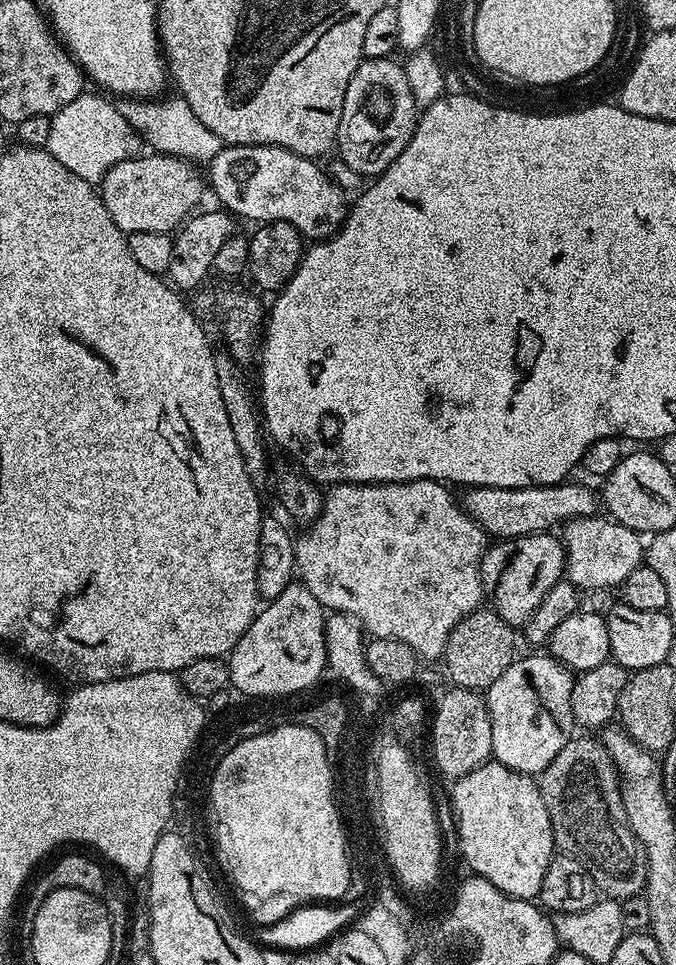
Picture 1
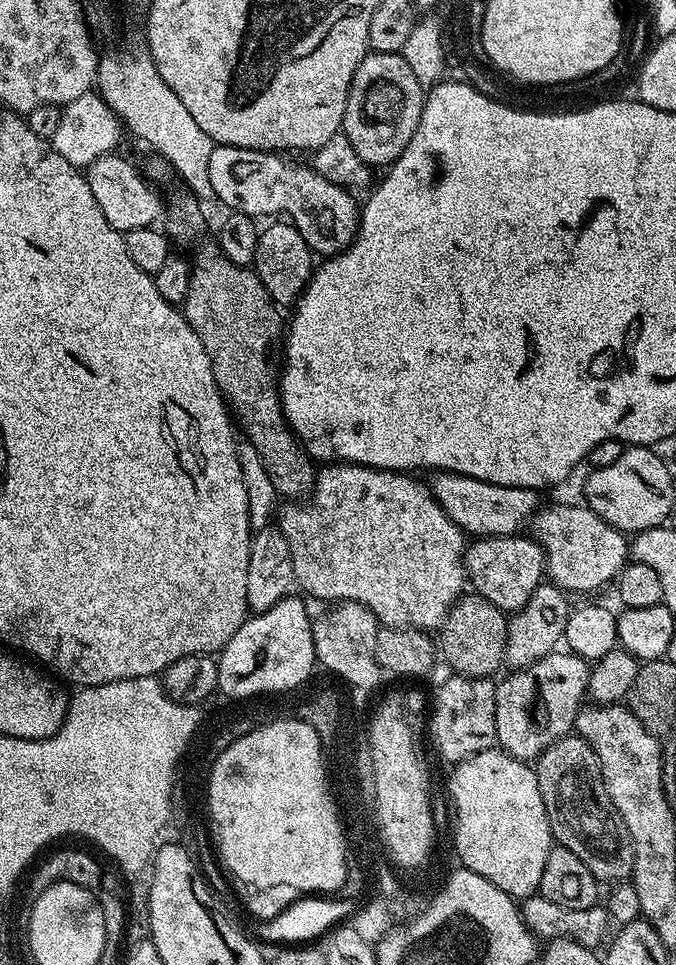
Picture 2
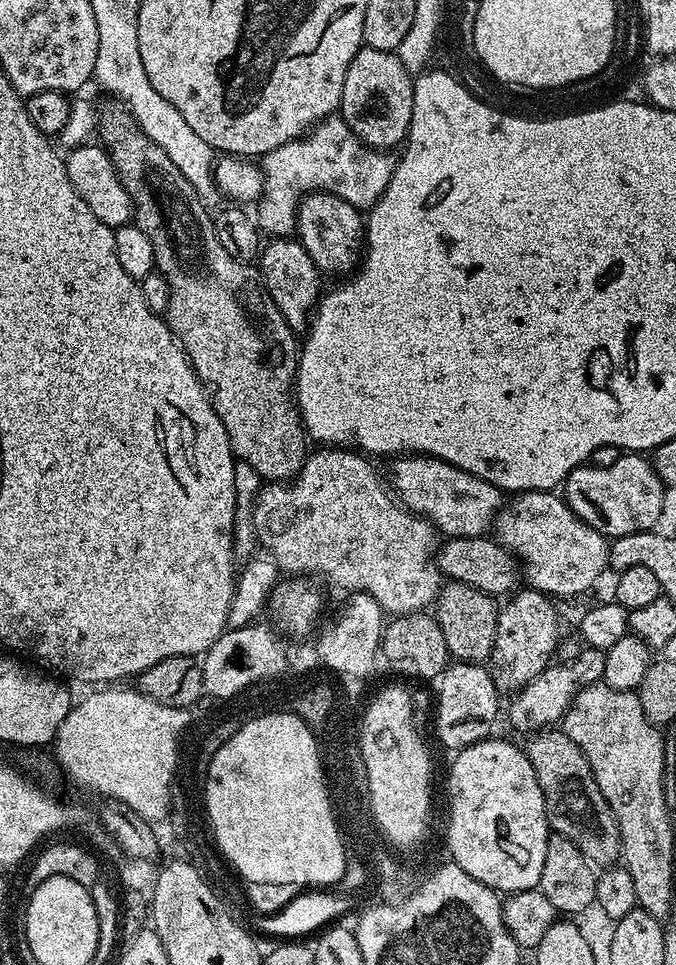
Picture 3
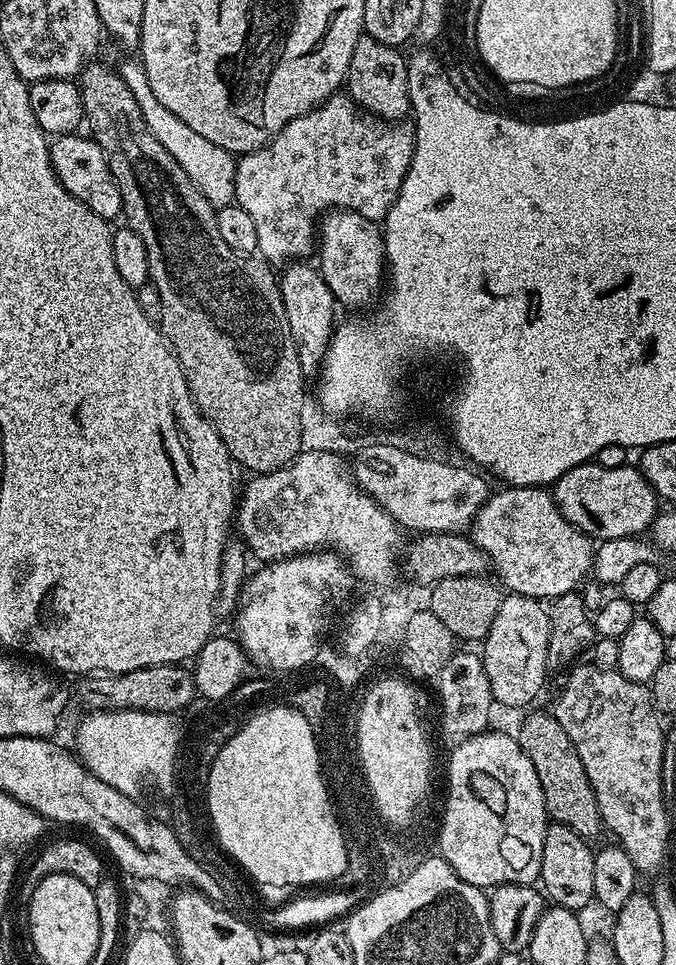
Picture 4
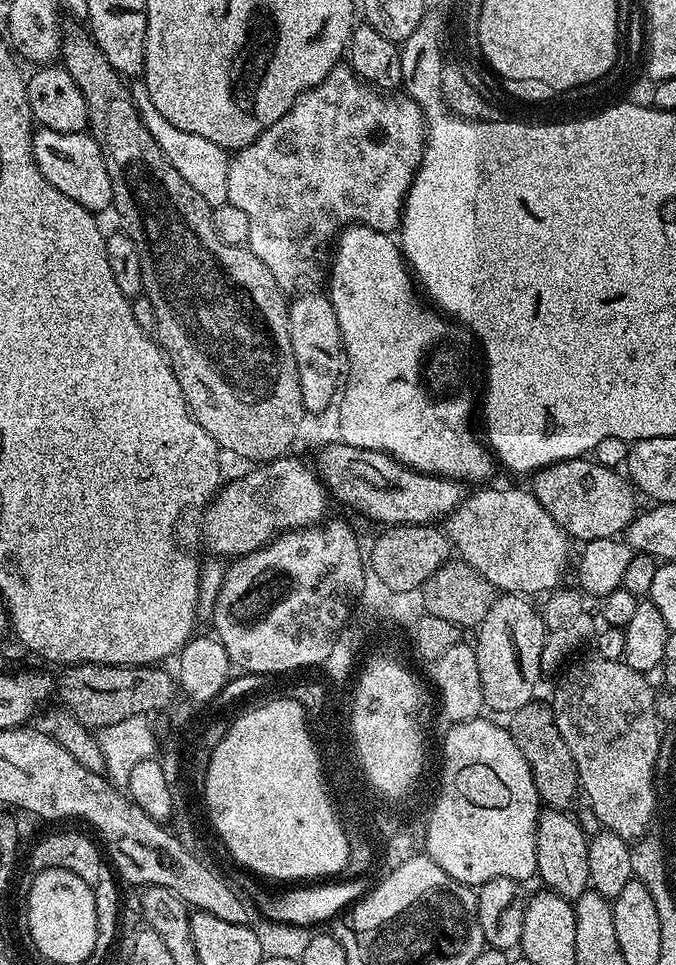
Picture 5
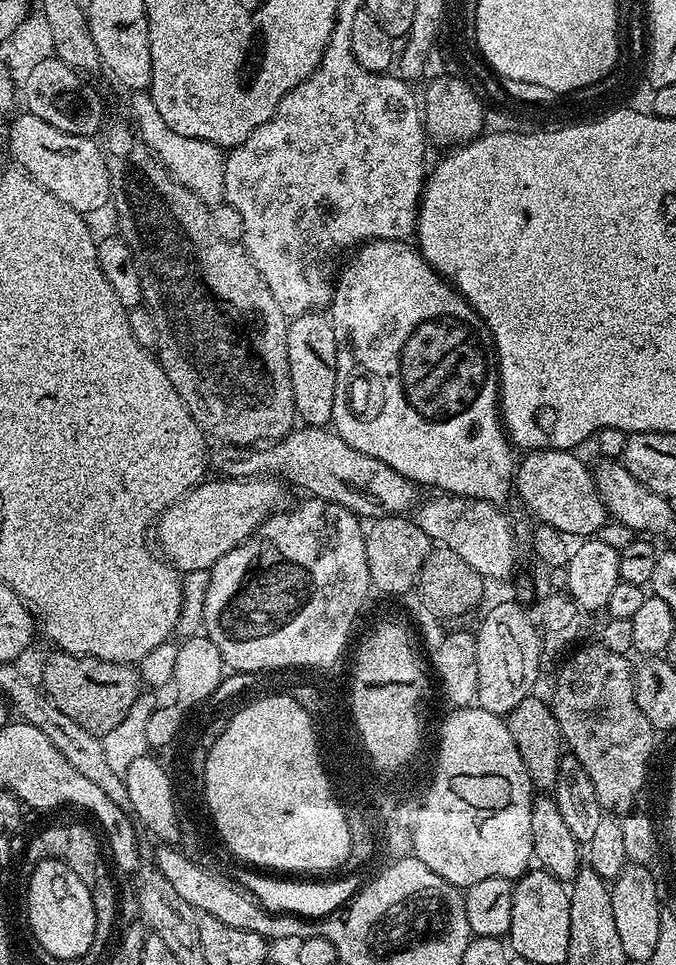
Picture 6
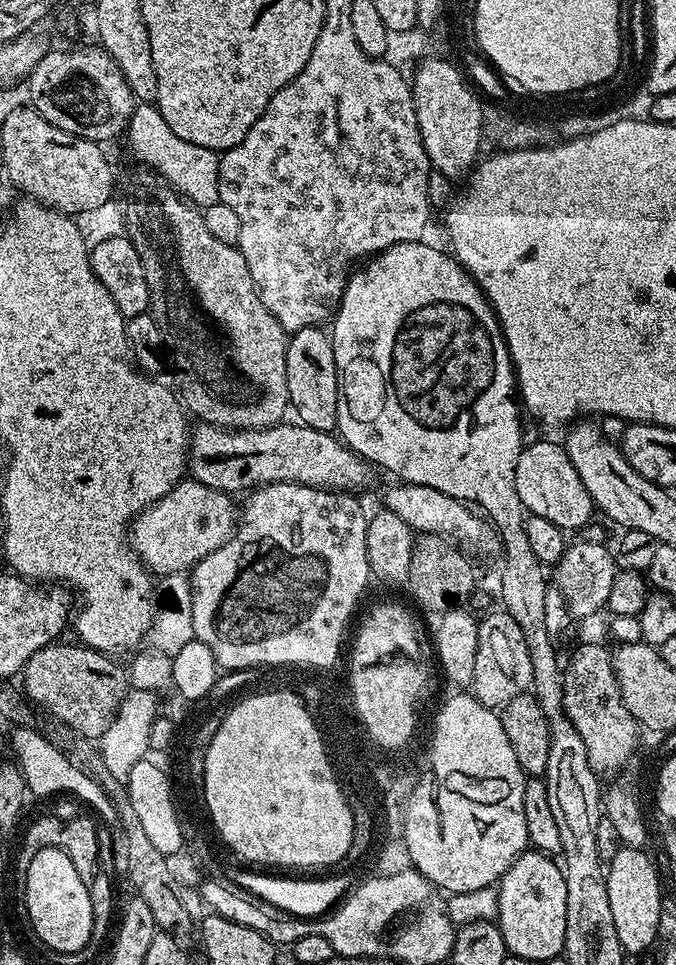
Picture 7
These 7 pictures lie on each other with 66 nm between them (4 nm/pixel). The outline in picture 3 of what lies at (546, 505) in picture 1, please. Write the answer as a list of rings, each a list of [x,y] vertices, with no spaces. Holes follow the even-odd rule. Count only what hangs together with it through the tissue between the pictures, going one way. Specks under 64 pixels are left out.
[[[405,454],[393,459],[391,464],[391,491],[409,512],[432,521],[437,533],[445,537],[484,536],[493,527],[496,515],[506,503],[501,489],[445,460]]]

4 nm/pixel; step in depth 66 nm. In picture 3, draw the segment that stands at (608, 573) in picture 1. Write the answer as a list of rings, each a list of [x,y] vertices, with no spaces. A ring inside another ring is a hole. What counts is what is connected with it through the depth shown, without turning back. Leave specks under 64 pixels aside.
[[[555,491],[513,495],[496,515],[494,536],[522,565],[527,587],[537,588],[552,598],[576,596],[594,587],[604,568],[609,567],[609,541],[580,520],[565,497]]]

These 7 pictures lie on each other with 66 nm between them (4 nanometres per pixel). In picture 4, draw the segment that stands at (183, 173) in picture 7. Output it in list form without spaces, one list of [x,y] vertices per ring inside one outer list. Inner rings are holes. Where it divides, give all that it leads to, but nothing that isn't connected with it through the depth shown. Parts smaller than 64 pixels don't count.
[[[135,59],[132,60],[126,61],[121,68],[118,68],[118,75],[126,82],[130,94],[134,94],[134,102],[138,102],[138,110],[142,110],[142,118],[146,126],[150,126],[150,134],[154,134],[154,138],[158,138],[158,142],[162,142],[162,146],[170,150],[174,162],[178,162],[178,166],[186,170],[190,182],[198,186],[200,193],[212,203],[213,208],[225,208],[226,205],[233,203],[236,198],[234,178],[237,157],[233,153],[222,150],[222,146],[214,146],[214,142],[202,138],[202,134],[198,134],[195,130],[190,130],[190,126],[186,126],[182,118],[170,114],[170,110],[166,110],[166,106],[162,106],[162,102],[154,98],[154,90],[150,90],[144,65]]]

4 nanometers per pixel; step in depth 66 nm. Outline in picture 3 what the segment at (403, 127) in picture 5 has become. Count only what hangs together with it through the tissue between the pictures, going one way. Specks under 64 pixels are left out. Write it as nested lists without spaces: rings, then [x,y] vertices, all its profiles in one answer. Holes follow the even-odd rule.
[[[333,114],[327,116],[324,120],[320,121],[315,128],[304,133],[303,136],[299,136],[296,140],[291,140],[286,142],[282,146],[278,146],[274,150],[270,150],[264,156],[259,157],[258,167],[260,170],[260,175],[264,177],[264,190],[260,193],[260,198],[258,203],[255,205],[256,212],[254,211],[254,219],[263,235],[268,238],[288,238],[296,232],[296,214],[300,210],[300,201],[304,199],[305,196],[310,192],[329,192],[334,194],[338,198],[342,198],[346,202],[350,202],[353,206],[361,210],[371,210],[375,204],[382,198],[382,194],[386,190],[386,186],[390,182],[392,177],[392,171],[396,168],[396,160],[393,159],[387,151],[377,150],[368,147],[364,144],[354,133],[350,130],[350,126],[339,114]]]

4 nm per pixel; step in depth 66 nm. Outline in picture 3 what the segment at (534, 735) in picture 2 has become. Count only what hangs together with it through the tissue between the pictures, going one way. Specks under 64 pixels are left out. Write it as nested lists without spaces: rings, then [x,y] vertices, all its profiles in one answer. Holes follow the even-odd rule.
[[[581,647],[581,652],[569,664],[549,663],[543,672],[539,672],[525,688],[511,697],[512,705],[508,708],[508,720],[520,732],[535,734],[541,730],[559,725],[568,708],[568,701],[585,684],[597,683],[604,674],[605,649]]]

